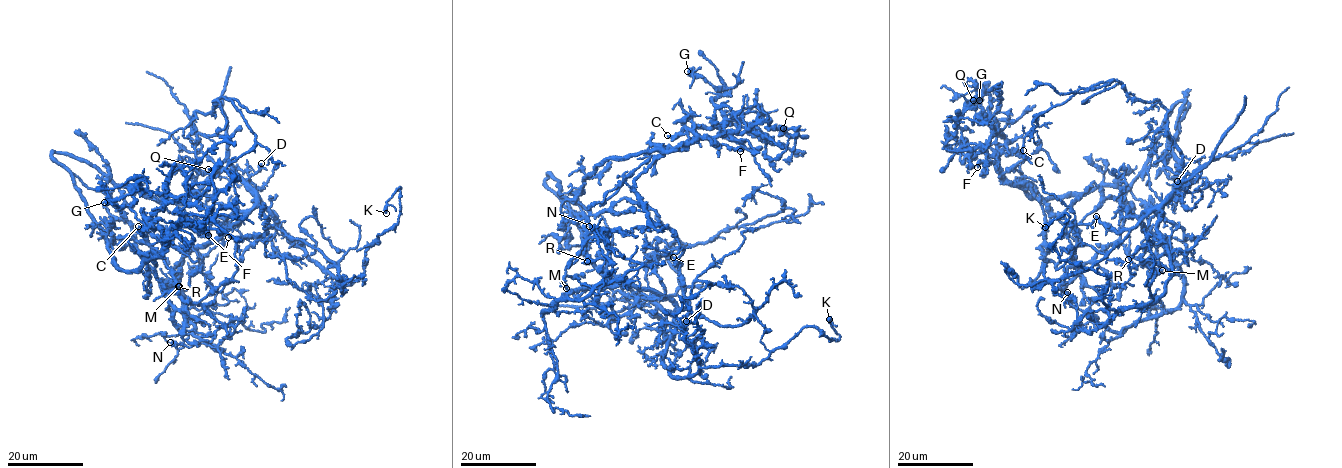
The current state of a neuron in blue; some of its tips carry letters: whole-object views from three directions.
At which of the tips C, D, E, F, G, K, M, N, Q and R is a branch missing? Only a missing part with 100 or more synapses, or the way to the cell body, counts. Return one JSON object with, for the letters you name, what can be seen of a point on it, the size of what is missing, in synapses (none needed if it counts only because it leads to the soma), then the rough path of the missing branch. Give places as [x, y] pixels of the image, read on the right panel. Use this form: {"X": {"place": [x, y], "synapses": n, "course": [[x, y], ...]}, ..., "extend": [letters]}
{"E": {"place": [1096, 216], "synapses": 120, "course": [[1096, 216], [1093, 220], [1096, 235], [1100, 233], [1107, 253], [1086, 291], [1086, 309], [1087, 298], [1102, 271]]}, "extend": ["E"]}

